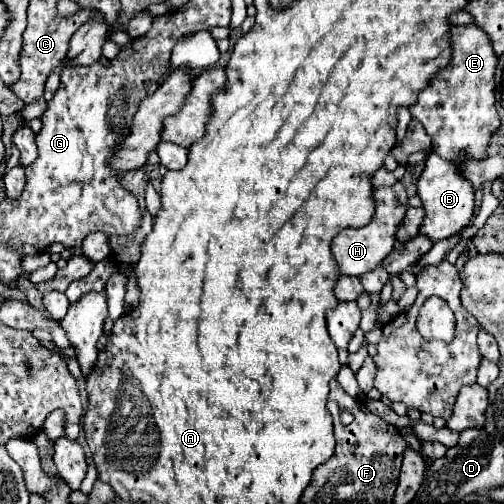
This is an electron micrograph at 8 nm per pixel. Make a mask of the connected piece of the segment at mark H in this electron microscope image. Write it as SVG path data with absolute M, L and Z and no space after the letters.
M397 180L393 186L375 188L375 218L363 228L343 230L333 240L331 250L333 250L333 256L335 256L337 264L339 264L341 274L361 276L361 274L381 266L381 262L393 252L393 248L397 244L397 236L395 234L397 234L399 226L403 224L407 208L409 208L409 196L407 196L405 186L403 186L401 180Z

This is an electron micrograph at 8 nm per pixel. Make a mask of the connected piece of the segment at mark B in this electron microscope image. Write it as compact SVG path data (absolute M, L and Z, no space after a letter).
M435 150L429 152L425 170L417 184L417 194L423 200L425 208L425 218L419 232L431 240L449 238L471 222L471 216L475 212L475 188L471 180L463 176L463 160L467 160L467 154L459 154L455 160L443 160Z

